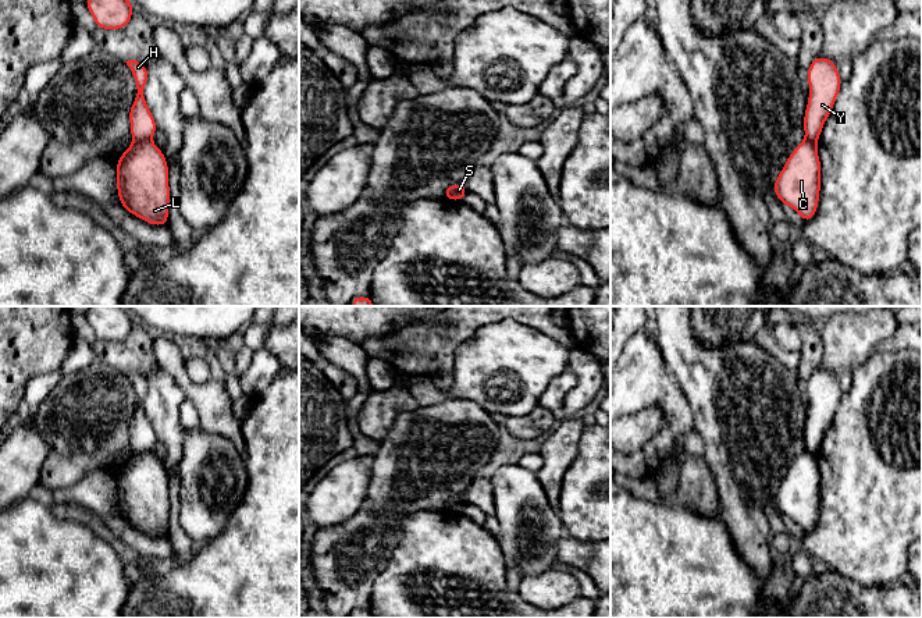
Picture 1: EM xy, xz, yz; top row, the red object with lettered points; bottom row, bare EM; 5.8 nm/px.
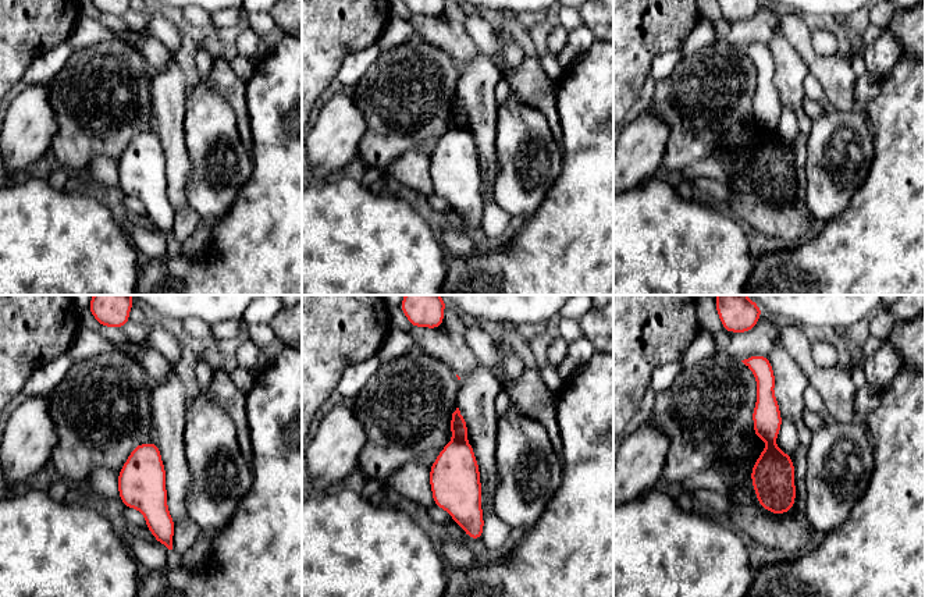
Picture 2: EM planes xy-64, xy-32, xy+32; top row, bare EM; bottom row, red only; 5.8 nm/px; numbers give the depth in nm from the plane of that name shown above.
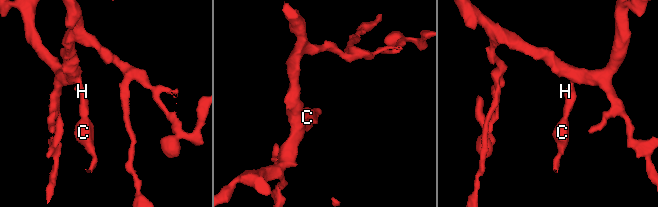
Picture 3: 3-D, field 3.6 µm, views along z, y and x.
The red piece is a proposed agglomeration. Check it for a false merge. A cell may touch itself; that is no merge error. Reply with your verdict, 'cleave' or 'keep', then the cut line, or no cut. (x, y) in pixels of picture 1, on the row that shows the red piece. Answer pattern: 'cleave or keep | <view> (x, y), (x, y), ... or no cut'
cleave | xy (134, 139), (150, 141)

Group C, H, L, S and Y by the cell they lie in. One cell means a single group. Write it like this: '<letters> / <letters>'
C L S / H Y

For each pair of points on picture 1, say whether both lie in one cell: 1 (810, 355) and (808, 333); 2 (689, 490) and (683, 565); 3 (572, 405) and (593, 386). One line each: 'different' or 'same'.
1: same
2: different
3: same

